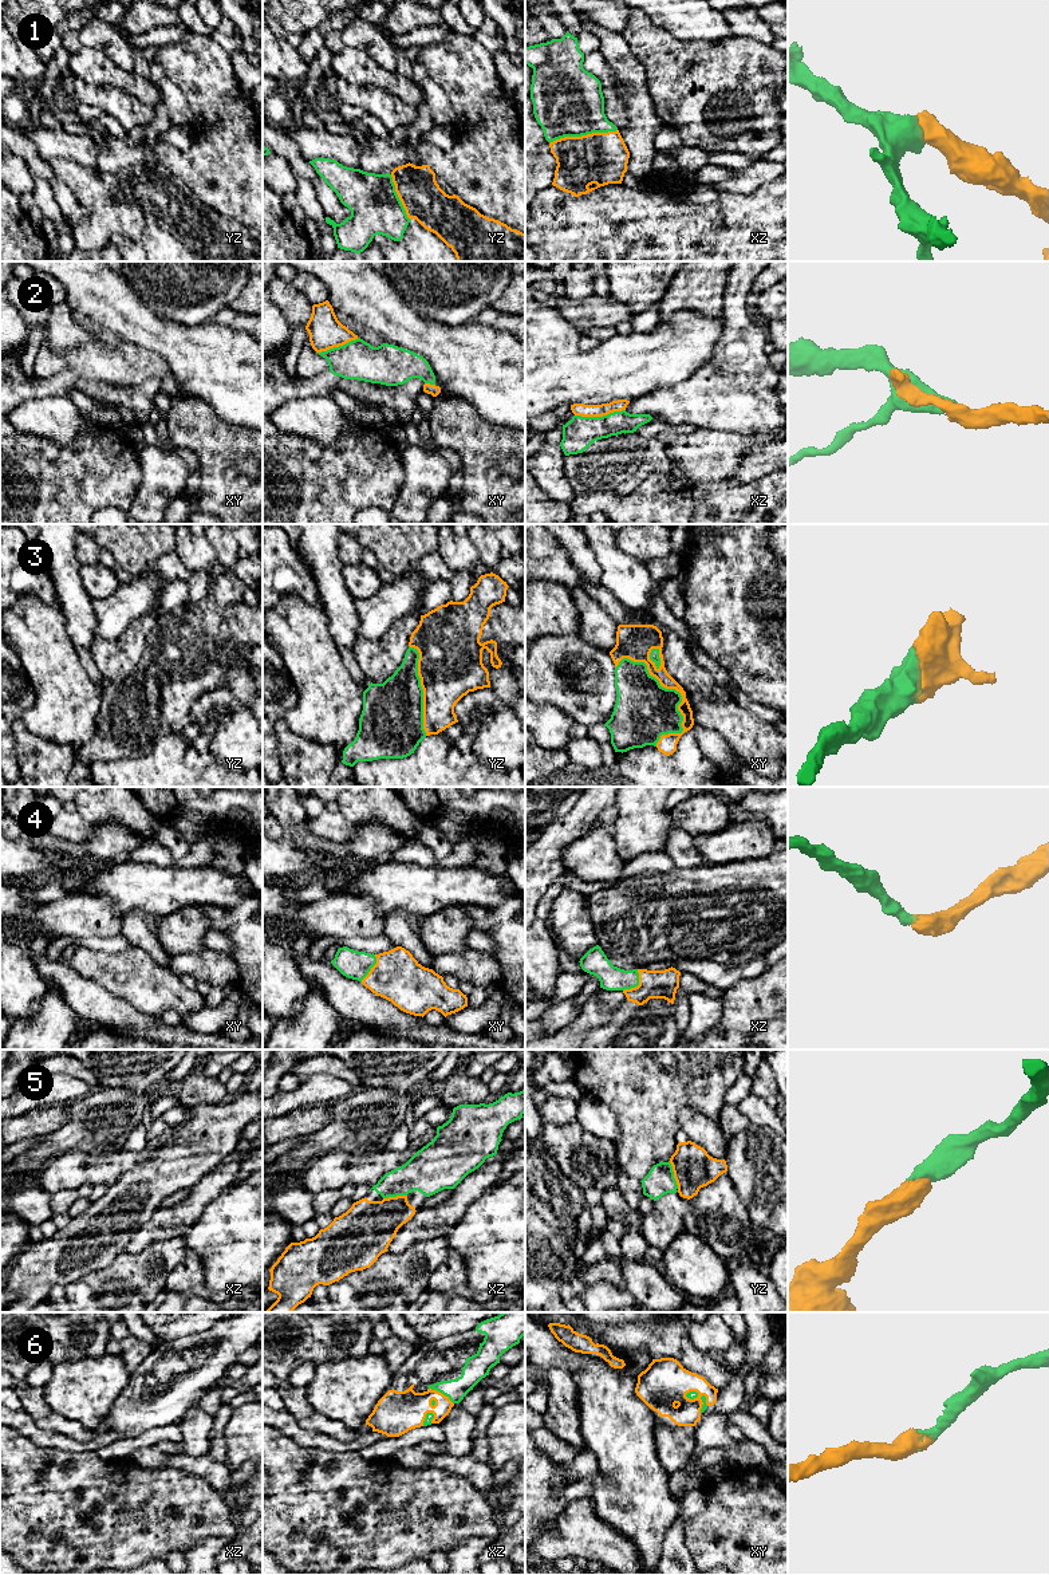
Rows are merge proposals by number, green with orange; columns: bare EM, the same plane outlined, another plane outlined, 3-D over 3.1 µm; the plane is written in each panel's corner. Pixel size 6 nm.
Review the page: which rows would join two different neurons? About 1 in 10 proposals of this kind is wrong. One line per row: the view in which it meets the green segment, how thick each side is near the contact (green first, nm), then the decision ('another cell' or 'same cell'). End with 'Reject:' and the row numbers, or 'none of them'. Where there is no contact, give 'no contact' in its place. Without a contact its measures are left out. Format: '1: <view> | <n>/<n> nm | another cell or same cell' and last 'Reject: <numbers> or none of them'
1: xz | 420/320 nm | same cell
2: xz | 190/80 nm | same cell
3: xy | 360/80 nm | same cell
4: xz | 150/180 nm | same cell
5: yz | 170/240 nm | same cell
6: xz | 140/240 nm | same cell
Reject: none of them

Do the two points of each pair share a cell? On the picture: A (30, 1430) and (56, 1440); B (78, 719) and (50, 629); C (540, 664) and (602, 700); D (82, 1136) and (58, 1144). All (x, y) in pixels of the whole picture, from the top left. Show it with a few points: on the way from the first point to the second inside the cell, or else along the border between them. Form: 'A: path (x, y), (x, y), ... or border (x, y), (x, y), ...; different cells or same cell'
A: path (36, 1433), (40, 1437), (50, 1438); same cell
B: path (64, 696), (50, 660), (50, 652); same cell
C: path (557, 681), (563, 696), (584, 696); same cell
D: path (77, 1136), (63, 1140); same cell

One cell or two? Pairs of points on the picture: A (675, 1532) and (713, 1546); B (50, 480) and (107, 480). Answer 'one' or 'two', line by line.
A: two
B: one

